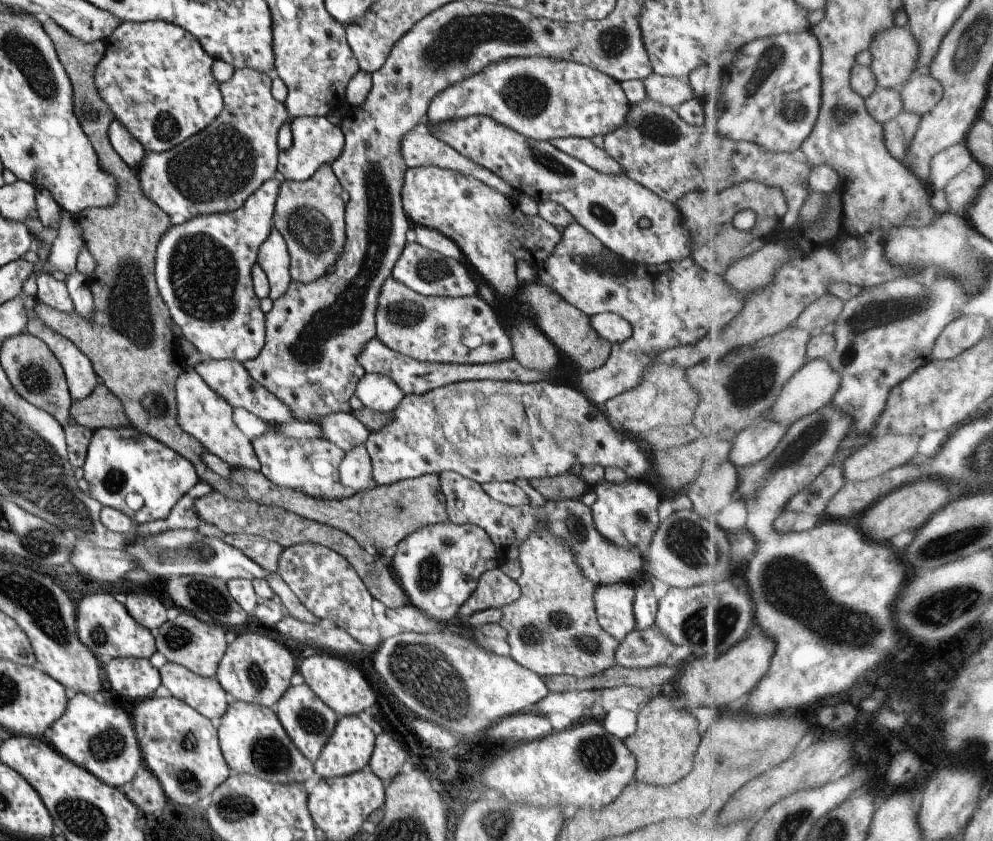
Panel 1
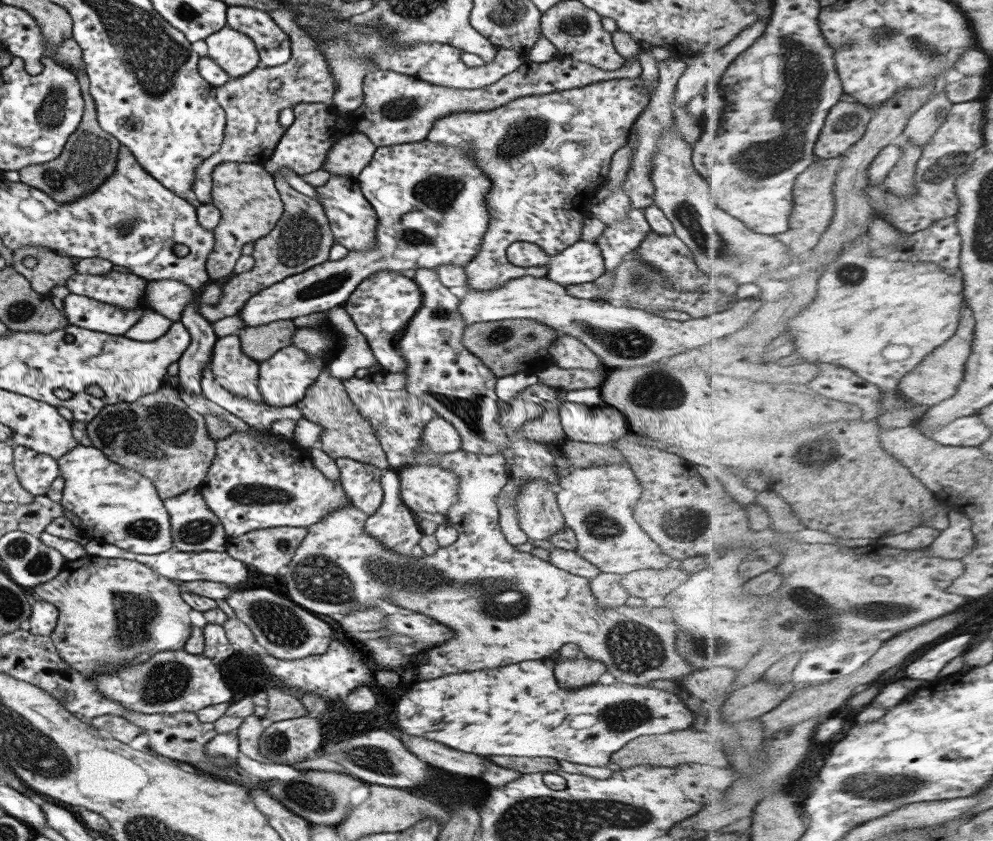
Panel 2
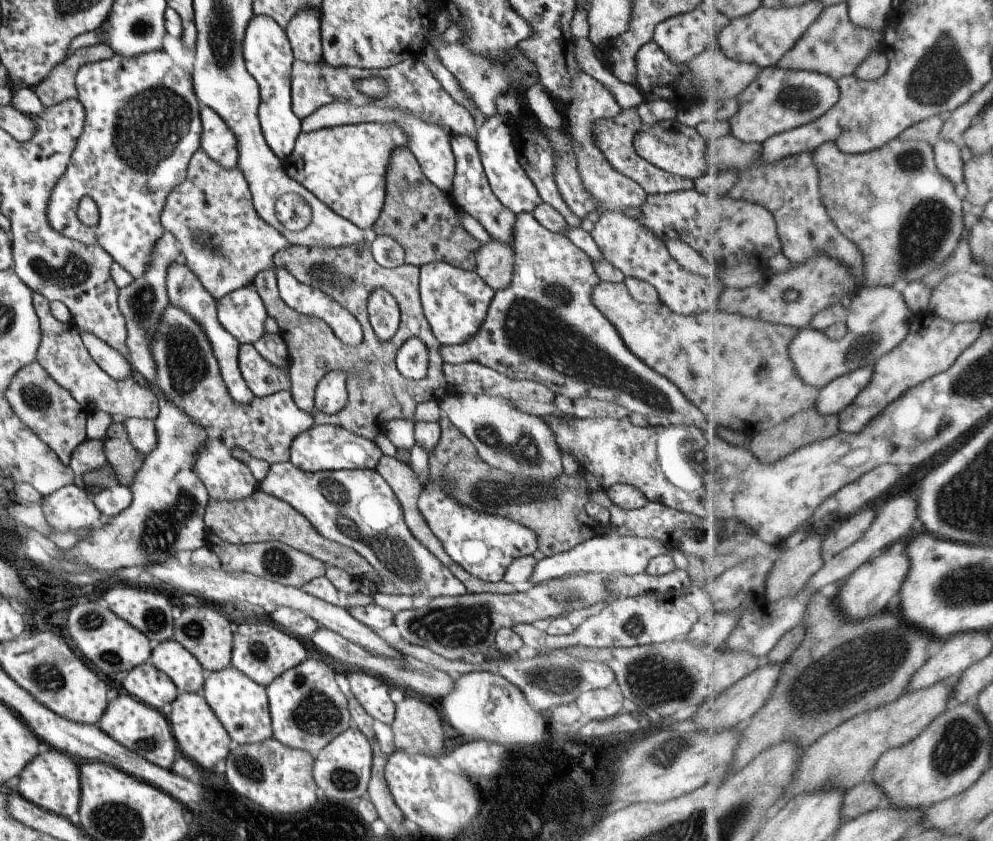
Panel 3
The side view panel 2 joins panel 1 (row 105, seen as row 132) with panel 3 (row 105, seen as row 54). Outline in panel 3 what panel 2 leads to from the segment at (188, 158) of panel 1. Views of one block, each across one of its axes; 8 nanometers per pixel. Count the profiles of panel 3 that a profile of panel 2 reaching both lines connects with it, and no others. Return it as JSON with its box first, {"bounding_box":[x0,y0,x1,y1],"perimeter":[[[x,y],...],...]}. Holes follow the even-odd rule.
{"bounding_box":[291,57,477,141],"perimeter":[[[418,57],[402,59],[392,66],[368,70],[358,67],[333,67],[324,60],[307,63],[295,59],[291,72],[291,109],[300,119],[310,116],[315,110],[334,101],[350,101],[353,105],[363,107],[376,105],[381,109],[390,109],[400,113],[411,113],[428,124],[438,125],[449,136],[469,136],[476,141],[477,125],[471,112],[466,110],[452,95],[441,85],[424,61]],[[368,76],[381,76],[386,80],[389,92],[379,99],[372,99],[354,88],[354,79]]]}

